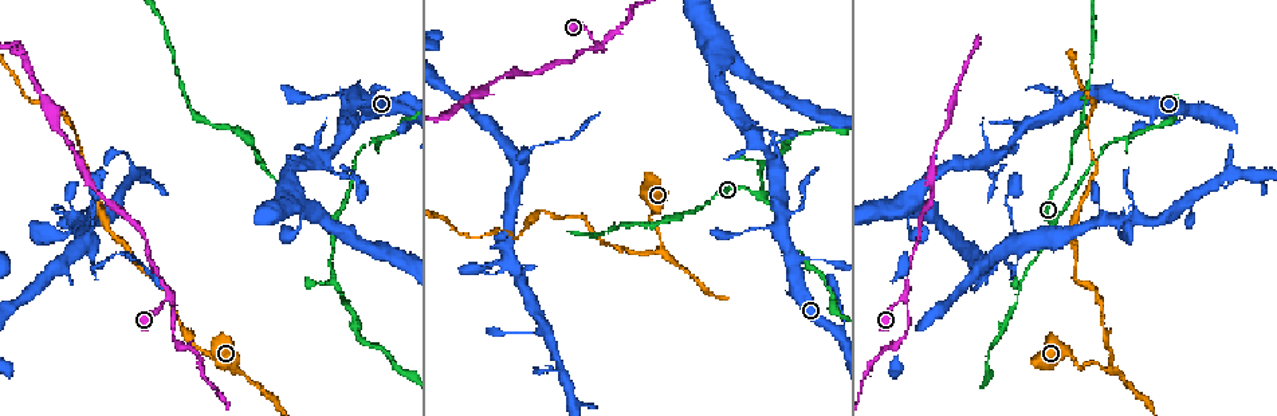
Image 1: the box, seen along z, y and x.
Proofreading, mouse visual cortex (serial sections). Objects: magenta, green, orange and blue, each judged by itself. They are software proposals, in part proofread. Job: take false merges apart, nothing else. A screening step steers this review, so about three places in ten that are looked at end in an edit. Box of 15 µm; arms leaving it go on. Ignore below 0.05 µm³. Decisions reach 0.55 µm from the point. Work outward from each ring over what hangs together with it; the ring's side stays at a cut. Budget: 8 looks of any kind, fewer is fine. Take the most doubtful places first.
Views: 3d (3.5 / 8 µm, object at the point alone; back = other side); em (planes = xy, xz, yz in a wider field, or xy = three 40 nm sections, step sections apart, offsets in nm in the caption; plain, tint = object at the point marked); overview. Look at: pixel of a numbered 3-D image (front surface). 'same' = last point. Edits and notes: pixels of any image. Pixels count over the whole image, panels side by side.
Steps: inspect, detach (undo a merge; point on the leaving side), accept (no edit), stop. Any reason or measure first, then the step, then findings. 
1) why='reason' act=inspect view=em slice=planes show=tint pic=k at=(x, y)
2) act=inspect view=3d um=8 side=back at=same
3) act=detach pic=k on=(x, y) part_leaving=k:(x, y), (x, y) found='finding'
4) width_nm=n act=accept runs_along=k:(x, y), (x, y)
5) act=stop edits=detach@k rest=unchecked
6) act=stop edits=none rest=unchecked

why='arms part here' act=inspect view=3d um=8 pic=1 at=(596, 46)

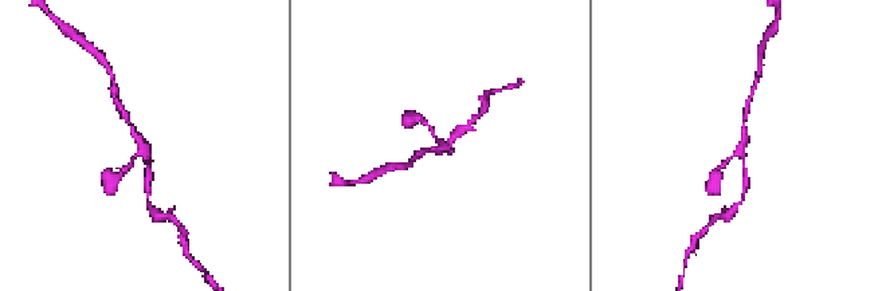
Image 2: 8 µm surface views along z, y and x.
arms=3 arm_widths_nm=150,150,200 why='shape alone is not enough' act=inspect view=em slice=xy step=1 show=tint pic=2 at=(742, 150)

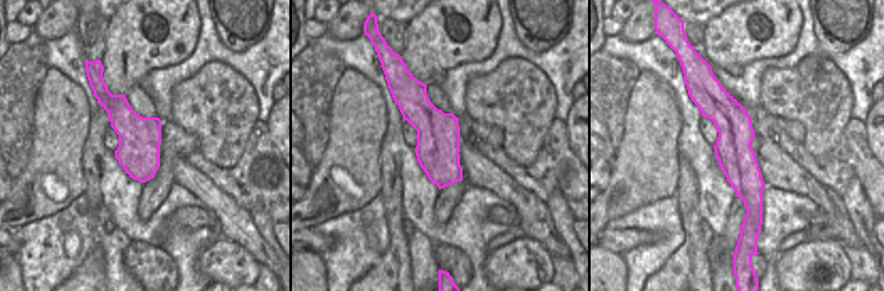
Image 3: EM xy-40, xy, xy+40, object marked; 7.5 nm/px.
act=accept found='all the same cell'

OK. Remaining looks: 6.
why='three-way junction' act=inspect view=3d um=3.5 pic=1 at=(1105, 367)

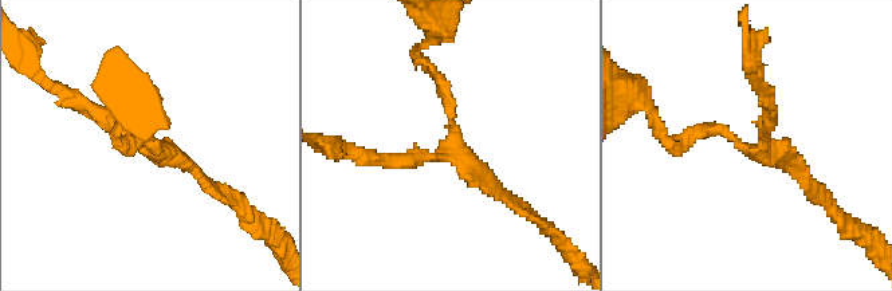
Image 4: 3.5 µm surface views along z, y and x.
arms=3 arm_widths_nm=150,150,200 act=inspect view=em slice=xy step=5 show=tint pic=4 at=(151, 150)

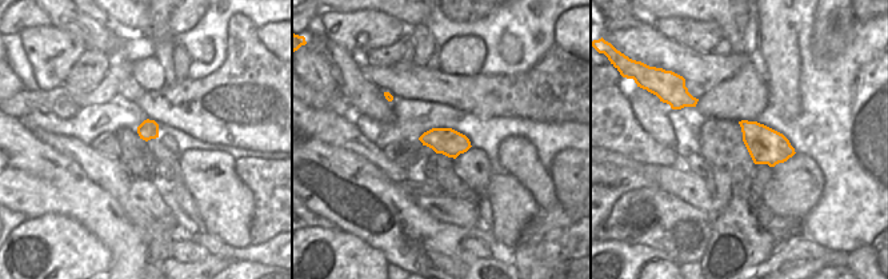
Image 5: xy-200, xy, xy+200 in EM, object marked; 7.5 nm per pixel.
width_nm=200 act=accept runs_along=4:(435, 71), (451, 102), (451, 148), (377, 161) found='one cell here'

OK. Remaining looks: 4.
why='thin neck' act=inspect view=3d um=3.5 pic=1 at=(445, 117)

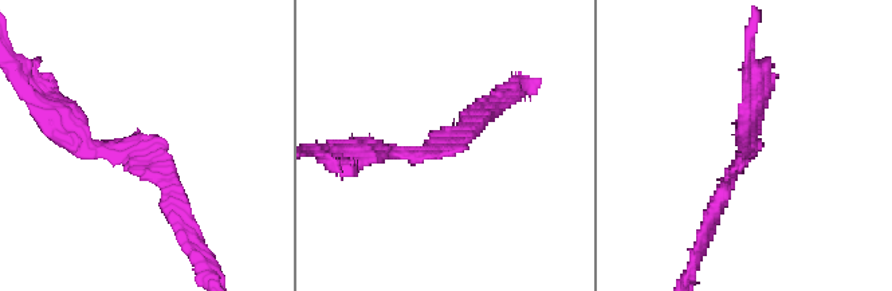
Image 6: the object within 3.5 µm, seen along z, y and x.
arm_widths_nm=200,200 why='need the tissue' act=inspect view=em slice=planes show=tint pic=6 at=(138, 166)

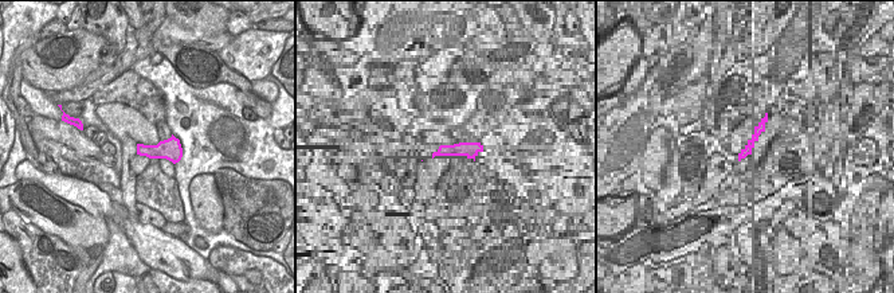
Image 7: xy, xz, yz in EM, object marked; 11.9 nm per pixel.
width_nm=220 act=accept runs_along=6:(183, 227), (166, 177), (93, 149), (81, 115) found='all the same cell'

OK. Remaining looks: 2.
act=stop edits=none rest=unchecked

